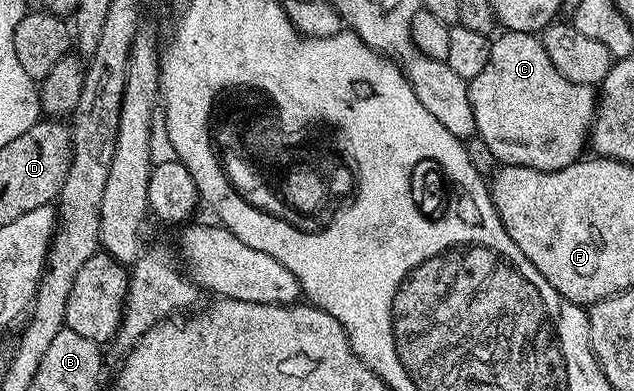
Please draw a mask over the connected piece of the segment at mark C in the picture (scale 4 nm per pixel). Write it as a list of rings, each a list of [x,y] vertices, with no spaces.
[[[508,31],[502,35],[491,40],[485,70],[467,86],[475,135],[493,150],[500,165],[516,164],[556,172],[575,163],[589,144],[596,89],[589,84],[574,84],[561,75],[549,62],[538,35]]]

